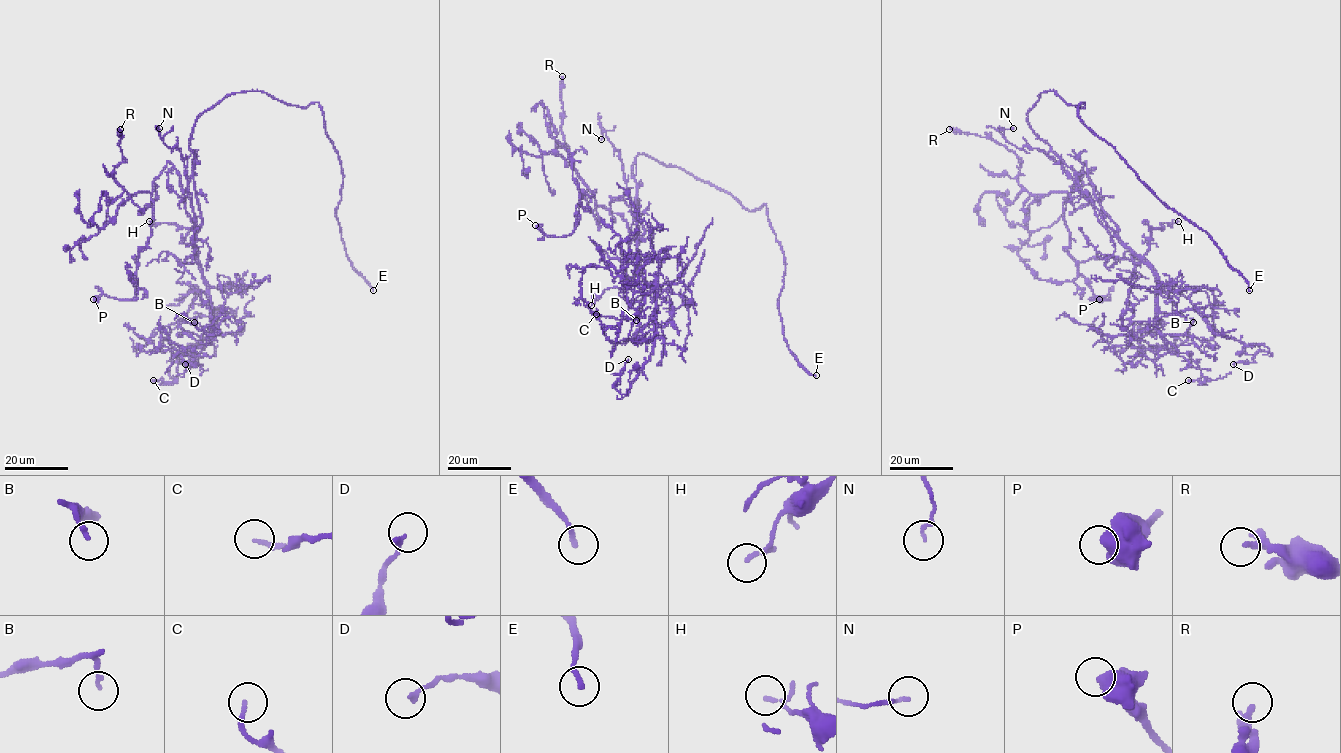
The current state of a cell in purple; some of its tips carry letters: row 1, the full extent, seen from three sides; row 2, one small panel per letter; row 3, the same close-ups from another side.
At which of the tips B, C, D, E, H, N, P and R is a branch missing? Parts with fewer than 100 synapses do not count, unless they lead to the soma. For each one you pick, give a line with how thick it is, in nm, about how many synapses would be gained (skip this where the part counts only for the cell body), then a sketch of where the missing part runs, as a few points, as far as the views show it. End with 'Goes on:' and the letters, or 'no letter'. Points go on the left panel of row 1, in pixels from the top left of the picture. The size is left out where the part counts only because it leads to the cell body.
E: Thickness 200 nm
Goes on: E

